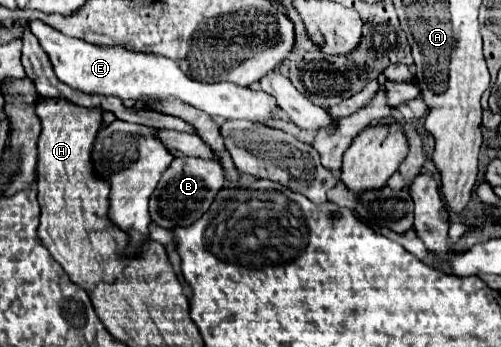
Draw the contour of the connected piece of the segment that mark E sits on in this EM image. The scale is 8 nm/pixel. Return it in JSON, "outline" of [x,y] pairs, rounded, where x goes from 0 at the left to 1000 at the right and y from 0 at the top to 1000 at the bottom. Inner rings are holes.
{"outline":[[[80,58],[52,63],[56,86],[76,110],[84,144],[96,156],[96,173],[108,196],[108,213],[120,236],[164,259],[180,271],[228,271],[244,288],[275,288],[275,282],[359,282],[363,294],[375,294],[391,305],[395,317],[415,323],[419,334],[439,329],[447,340],[487,340],[487,346],[527,346],[543,340],[543,323],[555,311],[551,288],[539,271],[527,271],[527,259],[503,259],[483,254],[463,236],[435,236],[435,242],[407,242],[375,225],[351,179],[319,161],[295,161],[295,156],[271,156],[259,144],[236,138],[200,138],[184,133],[176,121],[160,121],[152,110],[136,110],[120,98],[116,86],[104,86],[96,69]]]}

